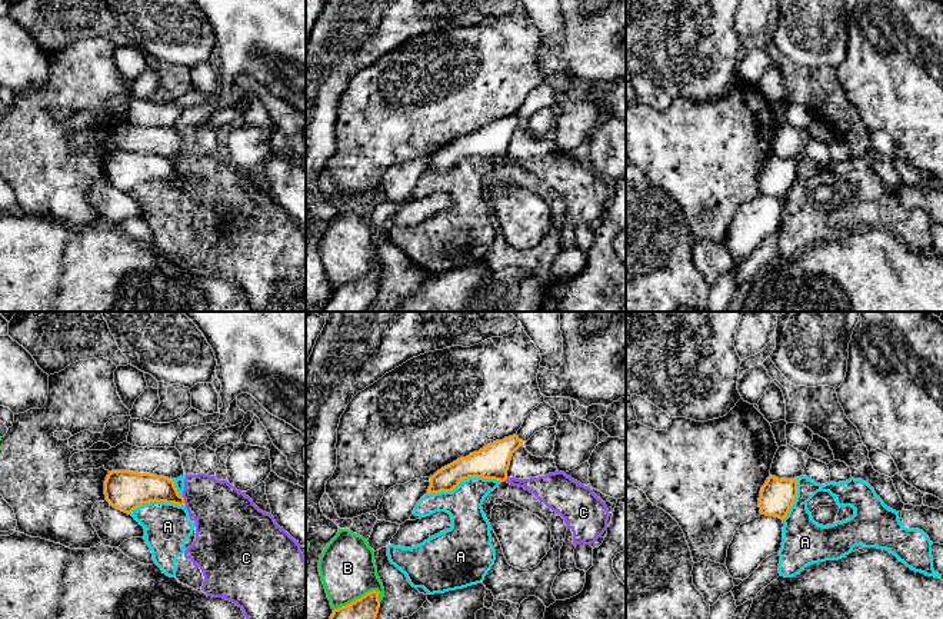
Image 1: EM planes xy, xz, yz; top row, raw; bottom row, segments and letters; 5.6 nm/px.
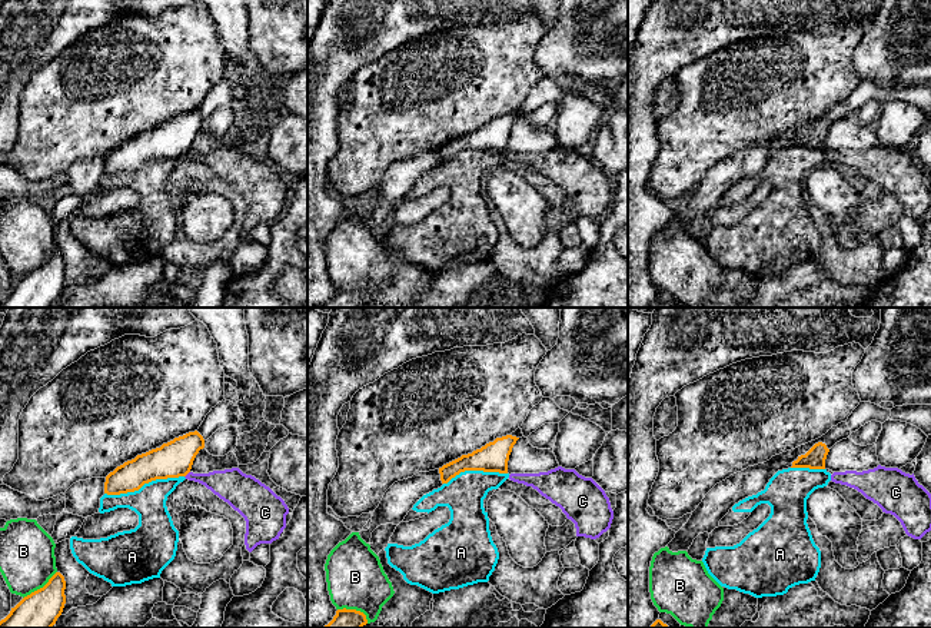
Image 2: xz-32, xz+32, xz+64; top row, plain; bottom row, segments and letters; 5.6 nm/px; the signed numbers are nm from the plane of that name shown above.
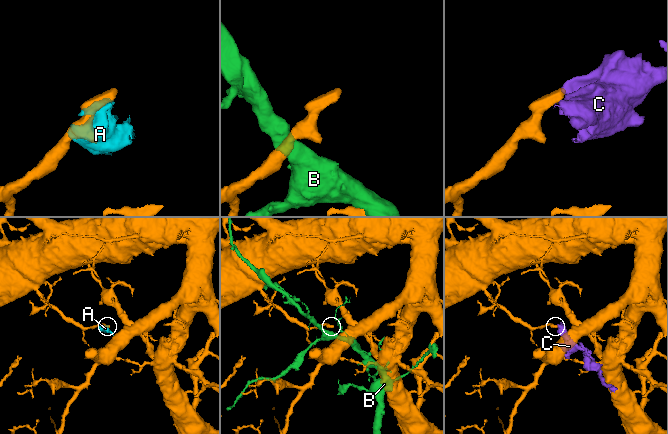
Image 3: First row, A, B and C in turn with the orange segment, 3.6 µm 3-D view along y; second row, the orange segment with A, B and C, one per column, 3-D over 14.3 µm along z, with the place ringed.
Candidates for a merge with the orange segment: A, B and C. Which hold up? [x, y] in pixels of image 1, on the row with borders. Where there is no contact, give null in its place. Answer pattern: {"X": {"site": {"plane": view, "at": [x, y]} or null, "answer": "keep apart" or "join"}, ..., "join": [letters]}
{"A": {"site": {"plane": "xz", "at": [463, 479]}, "answer": "keep apart"}, "B": {"site": {"plane": "xz", "at": [356, 599]}, "answer": "keep apart"}, "C": {"site": {"plane": "xy", "at": [183, 501]}, "answer": "keep apart"}, "join": []}

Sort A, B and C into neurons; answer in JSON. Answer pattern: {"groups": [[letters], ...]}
{"groups": [["A", "C"], ["B"]]}

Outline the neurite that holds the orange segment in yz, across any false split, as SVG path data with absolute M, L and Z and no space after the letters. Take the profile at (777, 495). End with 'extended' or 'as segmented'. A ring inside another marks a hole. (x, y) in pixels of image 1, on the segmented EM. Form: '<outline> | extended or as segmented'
M770 475L760 490L760 513L766 516L774 516L783 520L787 516L790 507L793 506L796 496L797 477L779 479Z | as segmented

